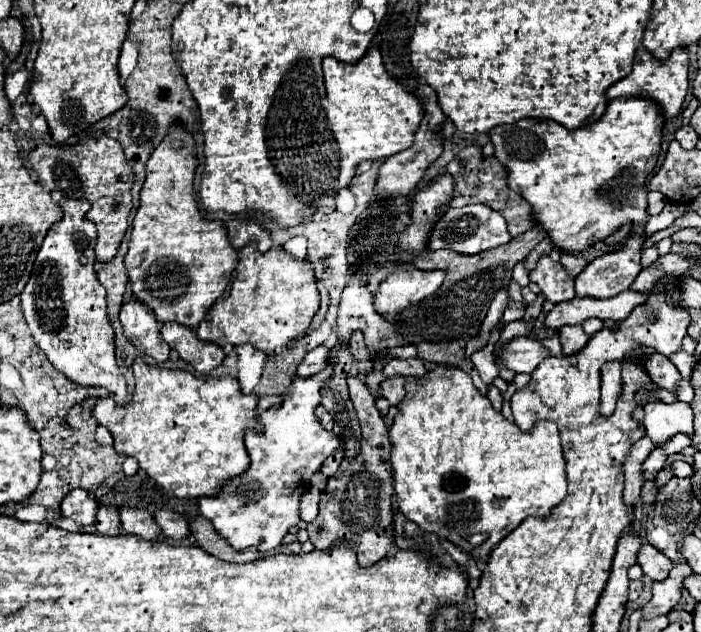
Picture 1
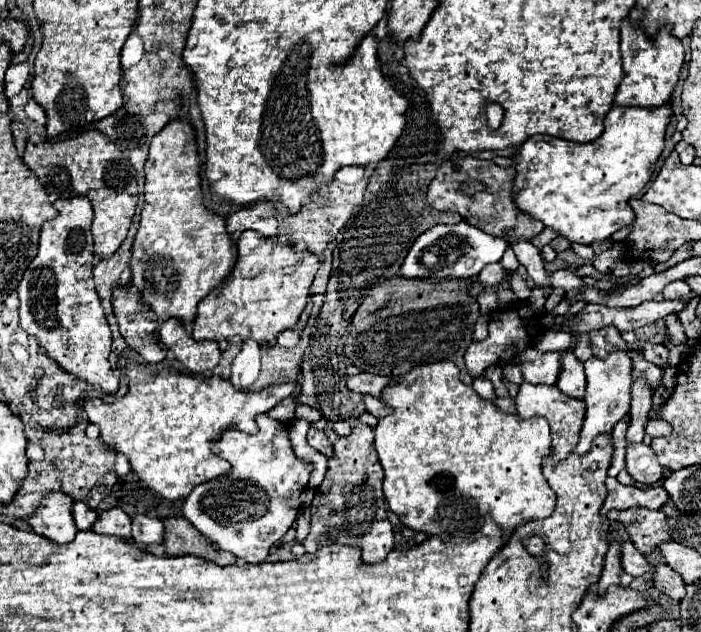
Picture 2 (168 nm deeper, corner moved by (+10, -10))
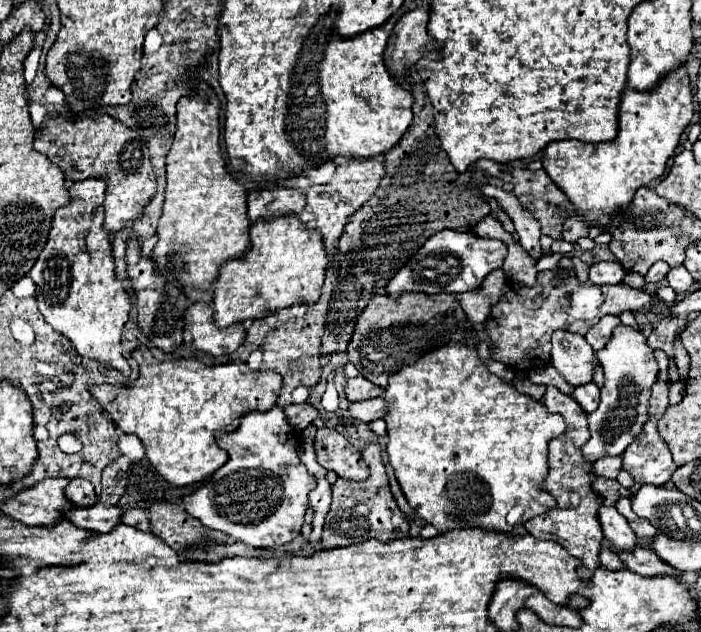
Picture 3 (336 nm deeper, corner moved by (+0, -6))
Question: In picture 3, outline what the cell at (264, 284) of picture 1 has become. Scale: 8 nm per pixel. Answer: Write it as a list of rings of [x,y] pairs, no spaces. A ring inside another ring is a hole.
[[[274,218],[270,222],[258,220],[250,226],[250,242],[252,250],[238,260],[228,260],[220,268],[218,280],[214,284],[212,308],[214,308],[214,324],[218,328],[226,328],[244,320],[258,320],[264,318],[266,314],[280,312],[282,308],[292,308],[294,304],[310,306],[320,296],[328,256],[318,230],[306,230],[298,218]]]

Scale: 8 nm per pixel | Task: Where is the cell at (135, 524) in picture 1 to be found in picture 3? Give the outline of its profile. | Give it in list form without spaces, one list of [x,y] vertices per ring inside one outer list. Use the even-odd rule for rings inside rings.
[[[102,502],[90,506],[90,508],[78,508],[74,506],[70,510],[68,520],[74,522],[80,528],[96,530],[96,532],[110,532],[114,526],[122,522],[122,508],[118,506],[106,506]]]

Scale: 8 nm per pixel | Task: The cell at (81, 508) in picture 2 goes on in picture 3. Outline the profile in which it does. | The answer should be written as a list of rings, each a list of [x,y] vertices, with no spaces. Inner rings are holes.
[[[80,478],[70,480],[70,486],[66,488],[66,498],[70,498],[70,502],[80,508],[90,508],[98,502],[94,494],[94,486],[88,480],[80,480]]]

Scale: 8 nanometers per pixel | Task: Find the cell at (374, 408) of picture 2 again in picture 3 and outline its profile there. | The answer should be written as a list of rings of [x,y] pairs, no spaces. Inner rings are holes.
[[[370,398],[366,402],[350,404],[350,414],[360,422],[372,422],[386,416],[386,400],[384,398]]]

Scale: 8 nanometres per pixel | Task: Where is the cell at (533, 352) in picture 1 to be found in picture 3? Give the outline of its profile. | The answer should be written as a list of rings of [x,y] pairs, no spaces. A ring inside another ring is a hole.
[[[556,330],[552,336],[550,364],[566,378],[568,384],[580,386],[592,380],[596,354],[580,334]]]

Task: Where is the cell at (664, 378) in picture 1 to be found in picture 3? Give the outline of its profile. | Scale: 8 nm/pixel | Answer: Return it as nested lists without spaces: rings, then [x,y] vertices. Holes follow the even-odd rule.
[[[604,316],[604,318],[600,318],[600,322],[598,322],[596,326],[592,326],[592,328],[588,330],[588,334],[586,334],[584,338],[586,338],[586,342],[598,352],[602,346],[608,344],[608,340],[610,340],[610,336],[612,336],[612,330],[614,330],[616,326],[620,326],[620,324],[622,324],[622,322],[620,322],[618,316]]]

